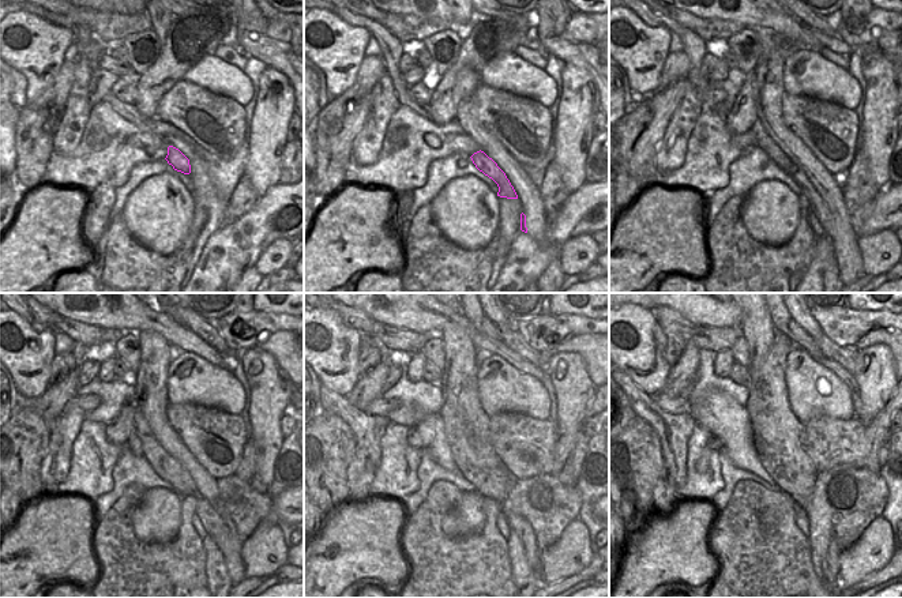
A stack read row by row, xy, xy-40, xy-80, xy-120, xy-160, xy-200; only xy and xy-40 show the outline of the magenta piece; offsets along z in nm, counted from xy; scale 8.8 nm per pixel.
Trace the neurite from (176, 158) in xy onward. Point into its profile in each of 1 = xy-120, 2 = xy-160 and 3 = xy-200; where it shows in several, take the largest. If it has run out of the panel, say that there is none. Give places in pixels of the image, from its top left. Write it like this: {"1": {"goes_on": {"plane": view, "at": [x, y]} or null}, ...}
{"1": {"goes_on": {"plane": "xy-120", "at": [210, 519]}}, "2": {"goes_on": {"plane": "xy-160", "at": [517, 522]}}, "3": {"goes_on": {"plane": "xy-200", "at": [830, 567]}}}

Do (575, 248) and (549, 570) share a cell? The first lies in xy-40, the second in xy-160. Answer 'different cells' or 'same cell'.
same cell

